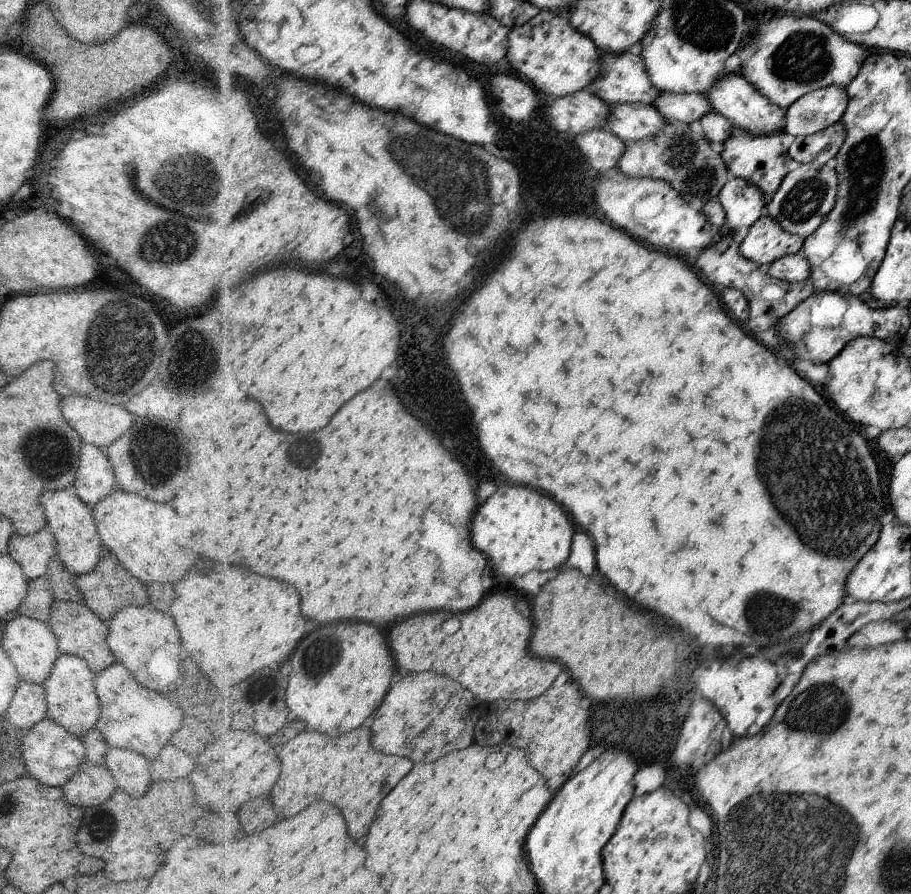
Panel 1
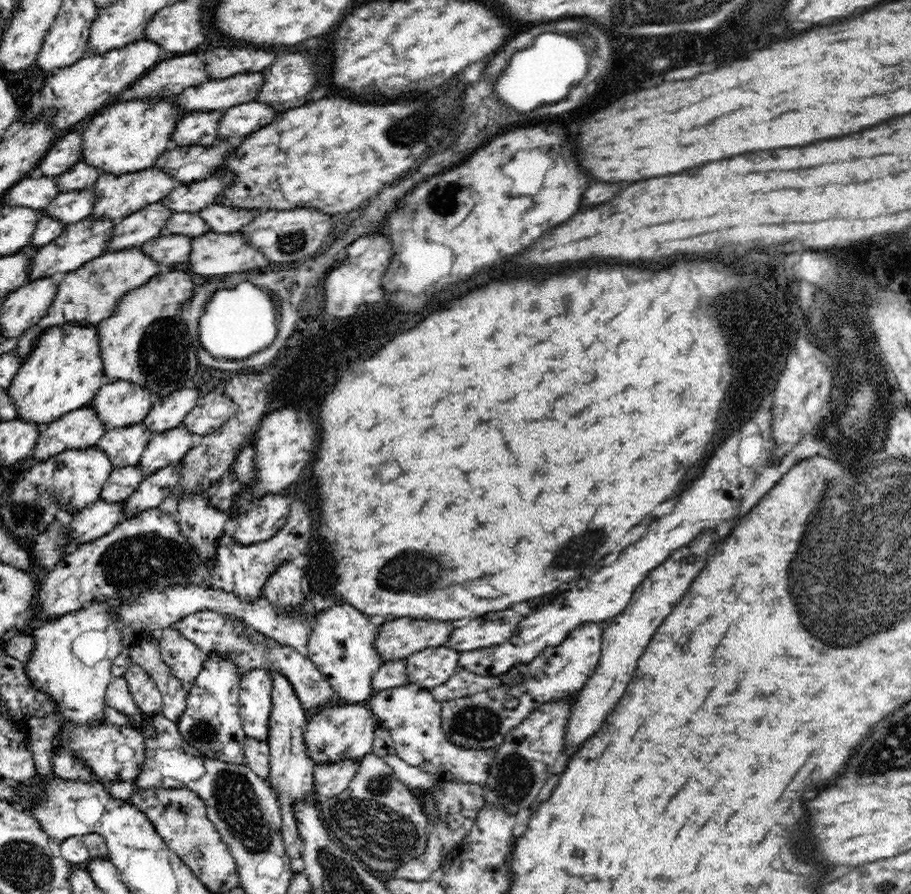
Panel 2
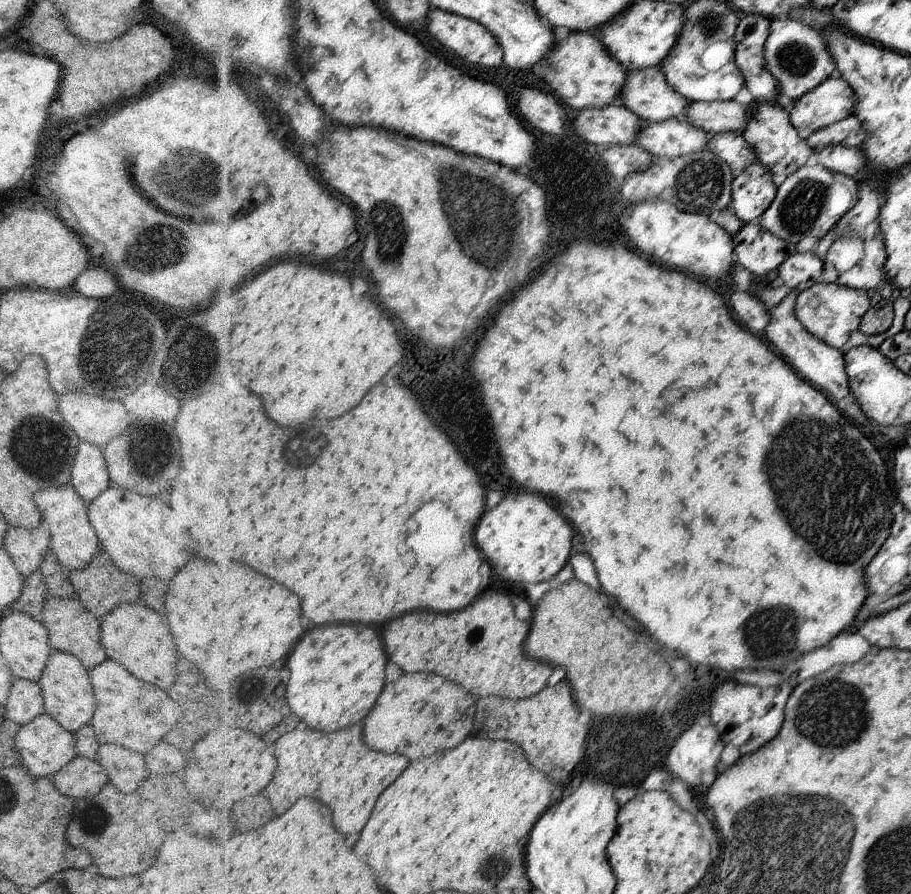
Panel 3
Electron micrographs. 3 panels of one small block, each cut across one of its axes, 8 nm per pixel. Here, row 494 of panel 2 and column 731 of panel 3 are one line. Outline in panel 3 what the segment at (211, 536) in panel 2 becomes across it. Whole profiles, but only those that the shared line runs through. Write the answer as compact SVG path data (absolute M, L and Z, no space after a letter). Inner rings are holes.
M752 163L733 178L729 207L744 224L758 222L772 204L777 188L768 168Z

